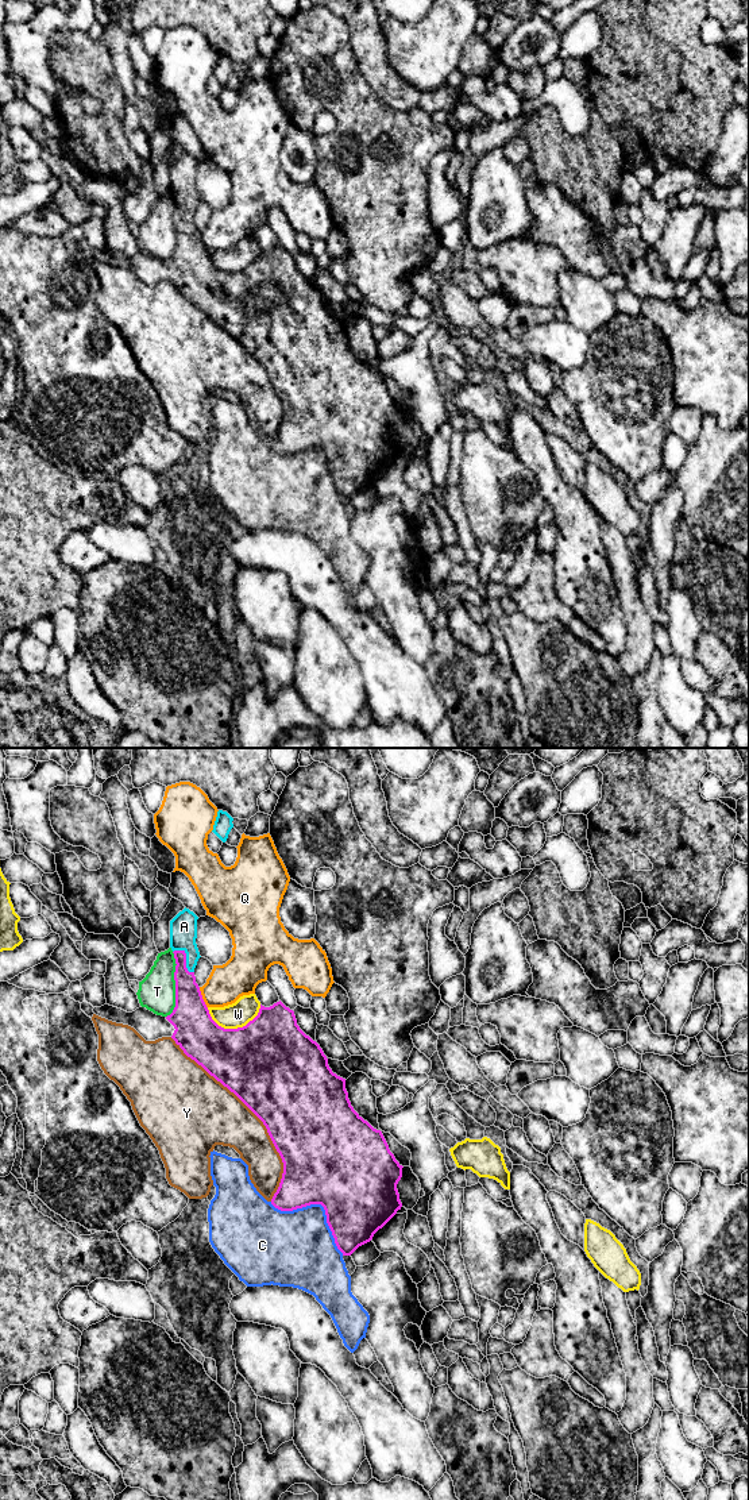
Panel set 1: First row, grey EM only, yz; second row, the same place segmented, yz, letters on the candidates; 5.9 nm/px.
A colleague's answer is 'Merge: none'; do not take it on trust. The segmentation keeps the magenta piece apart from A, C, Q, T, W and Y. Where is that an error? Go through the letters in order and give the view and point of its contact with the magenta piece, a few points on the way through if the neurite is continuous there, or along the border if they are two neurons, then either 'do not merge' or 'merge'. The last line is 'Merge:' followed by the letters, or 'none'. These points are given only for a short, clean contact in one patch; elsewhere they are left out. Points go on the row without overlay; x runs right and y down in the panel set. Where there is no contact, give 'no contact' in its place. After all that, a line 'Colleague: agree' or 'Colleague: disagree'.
A: contact yz (185, 203); way yz (189, 245), (185, 230), (185, 203), (184, 170); merge
C: contact yz (320, 447); do not merge
Q: contact yz (201, 242); do not merge
T: contact yz (176, 228); do not merge
W: contact yz (234, 273); do not merge
Y: contact yz (255, 358); do not merge
Merge: A
Colleague: disagree

